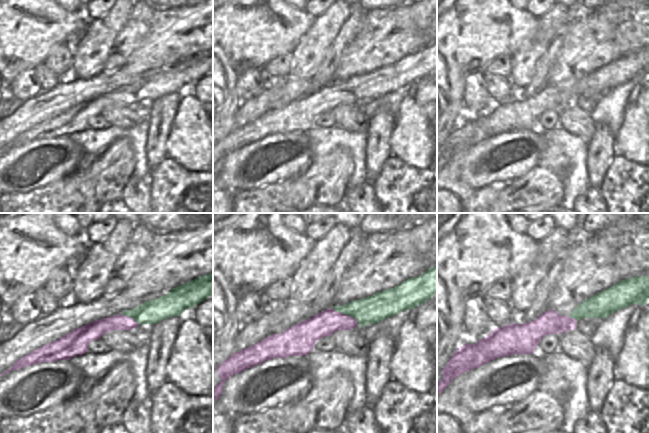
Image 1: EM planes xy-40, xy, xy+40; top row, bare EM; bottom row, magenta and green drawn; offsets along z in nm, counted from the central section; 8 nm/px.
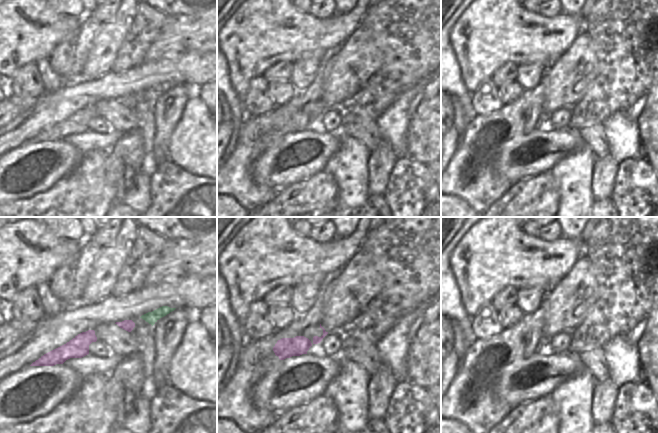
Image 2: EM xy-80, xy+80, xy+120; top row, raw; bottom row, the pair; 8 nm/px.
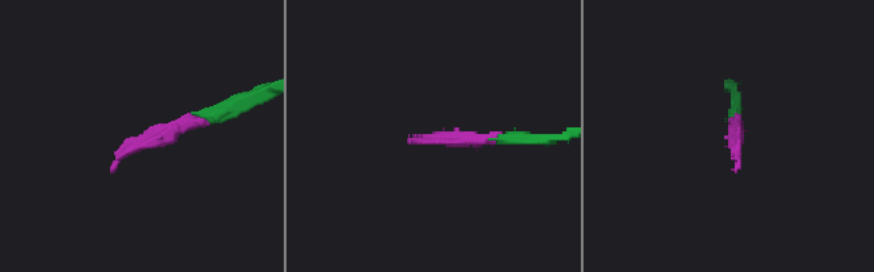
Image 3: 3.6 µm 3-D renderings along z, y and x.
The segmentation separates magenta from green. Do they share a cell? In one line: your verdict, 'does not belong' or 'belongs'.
belongs

